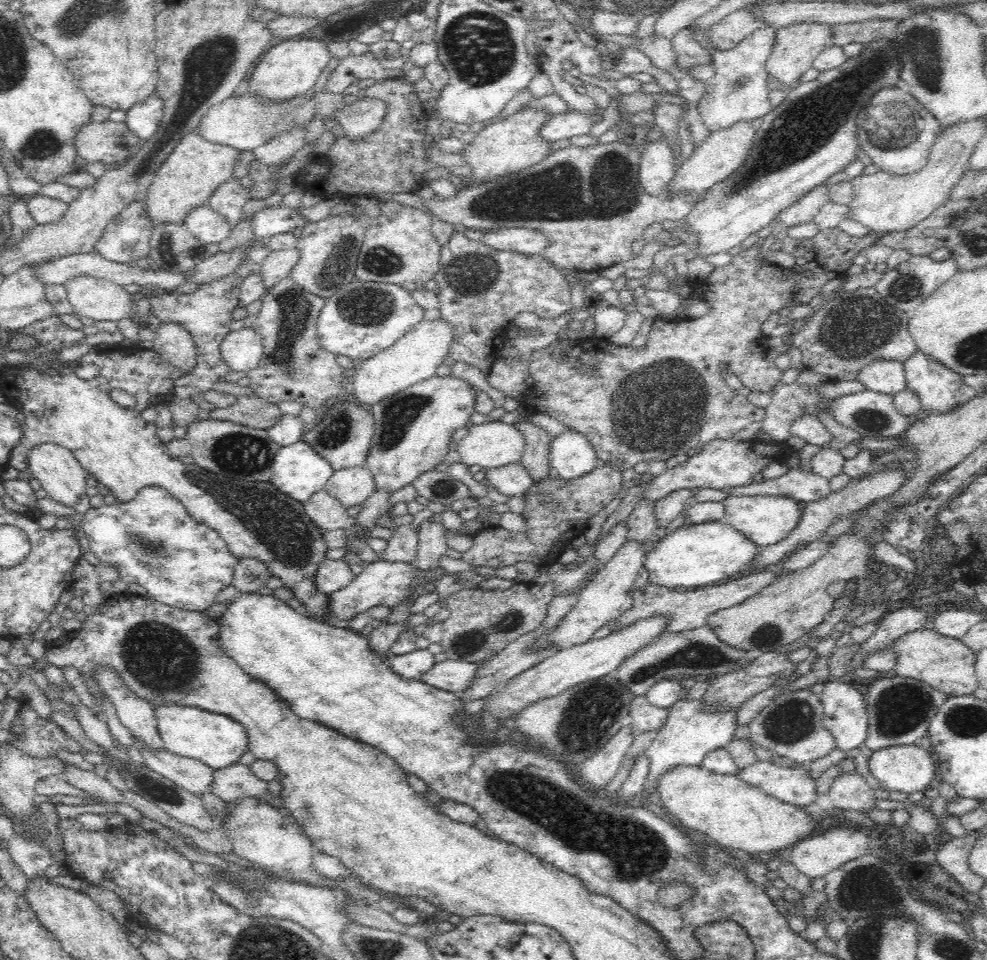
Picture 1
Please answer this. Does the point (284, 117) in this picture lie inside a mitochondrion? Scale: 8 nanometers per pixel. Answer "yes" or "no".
yes

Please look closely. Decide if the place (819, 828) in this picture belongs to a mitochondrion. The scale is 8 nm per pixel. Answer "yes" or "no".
no

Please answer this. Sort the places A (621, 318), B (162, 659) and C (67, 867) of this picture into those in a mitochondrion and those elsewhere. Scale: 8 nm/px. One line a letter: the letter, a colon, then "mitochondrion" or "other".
A: other
B: mitochondrion
C: other

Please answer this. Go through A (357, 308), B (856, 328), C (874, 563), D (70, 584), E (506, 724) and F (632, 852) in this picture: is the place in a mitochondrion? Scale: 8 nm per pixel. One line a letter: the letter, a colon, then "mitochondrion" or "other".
A: mitochondrion
B: mitochondrion
C: other
D: other
E: other
F: mitochondrion

